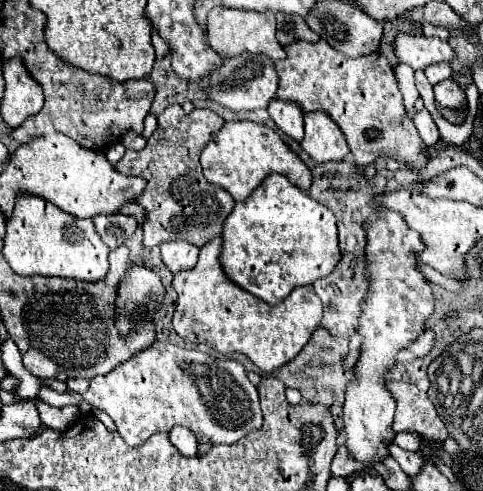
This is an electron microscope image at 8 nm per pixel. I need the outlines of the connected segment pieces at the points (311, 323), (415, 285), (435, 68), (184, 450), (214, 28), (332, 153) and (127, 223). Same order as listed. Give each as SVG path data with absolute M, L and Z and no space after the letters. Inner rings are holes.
M221 238L209 240L201 246L199 260L193 268L181 270L173 276L177 292L173 328L189 344L209 344L221 354L245 354L255 366L271 374L291 362L311 340L311 334L321 322L323 306L311 286L295 288L283 302L271 306L257 296L233 284L219 264Z
M375 204L375 212L369 216L369 224L365 226L365 232L367 232L367 258L369 258L369 266L367 266L367 278L369 278L369 294L367 294L367 298L365 298L365 302L363 302L363 312L361 312L361 318L359 318L359 334L361 334L361 358L359 358L359 362L357 362L357 380L355 382L351 382L349 386L347 386L347 396L345 396L345 408L343 408L343 432L345 432L345 436L347 436L347 440L345 440L345 448L347 448L347 452L349 452L349 456L353 458L353 460L359 460L359 462L363 462L365 466L371 466L371 464L375 464L375 462L383 462L387 456L389 456L389 444L393 444L393 440L395 440L395 430L391 428L391 424L393 424L393 416L395 416L395 402L393 402L393 396L385 390L385 372L395 364L395 356L397 356L397 352L401 352L401 350L405 350L417 336L421 336L423 334L423 322L425 322L425 318L429 318L431 316L431 312L433 312L433 292L431 292L431 286L429 286L429 282L425 280L425 276L415 268L415 264L417 264L417 252L421 250L421 238L419 238L419 234L417 232L413 232L413 230L409 230L407 226L405 226L405 222L401 222L401 218L399 218L399 214L393 214L391 210L377 210L377 204Z
M439 62L439 64L433 64L433 66L427 66L425 68L425 76L429 78L429 82L435 86L437 82L441 82L441 80L445 80L445 78L449 78L451 76L451 64L447 62Z
M177 426L169 432L169 438L171 438L171 444L183 454L183 456L195 456L197 454L197 438L195 434L185 428L185 426Z
M215 6L207 14L207 42L219 56L225 56L225 58L233 58L239 54L265 54L271 60L285 58L285 50L275 38L273 12L255 12L255 10Z
M321 112L305 114L305 138L301 140L301 148L319 164L341 162L349 156L345 136L339 126Z
M97 214L93 218L95 230L101 236L101 240L113 250L121 246L125 240L129 240L137 228L137 220L133 216L125 214Z

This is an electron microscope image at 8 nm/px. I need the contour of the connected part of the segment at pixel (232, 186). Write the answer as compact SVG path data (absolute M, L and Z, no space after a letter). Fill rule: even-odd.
M251 120L225 122L215 138L201 150L201 166L205 178L227 190L235 202L245 200L261 184L261 180L273 172L287 176L291 184L301 190L311 186L309 168L301 162L301 158L277 136L277 132Z

